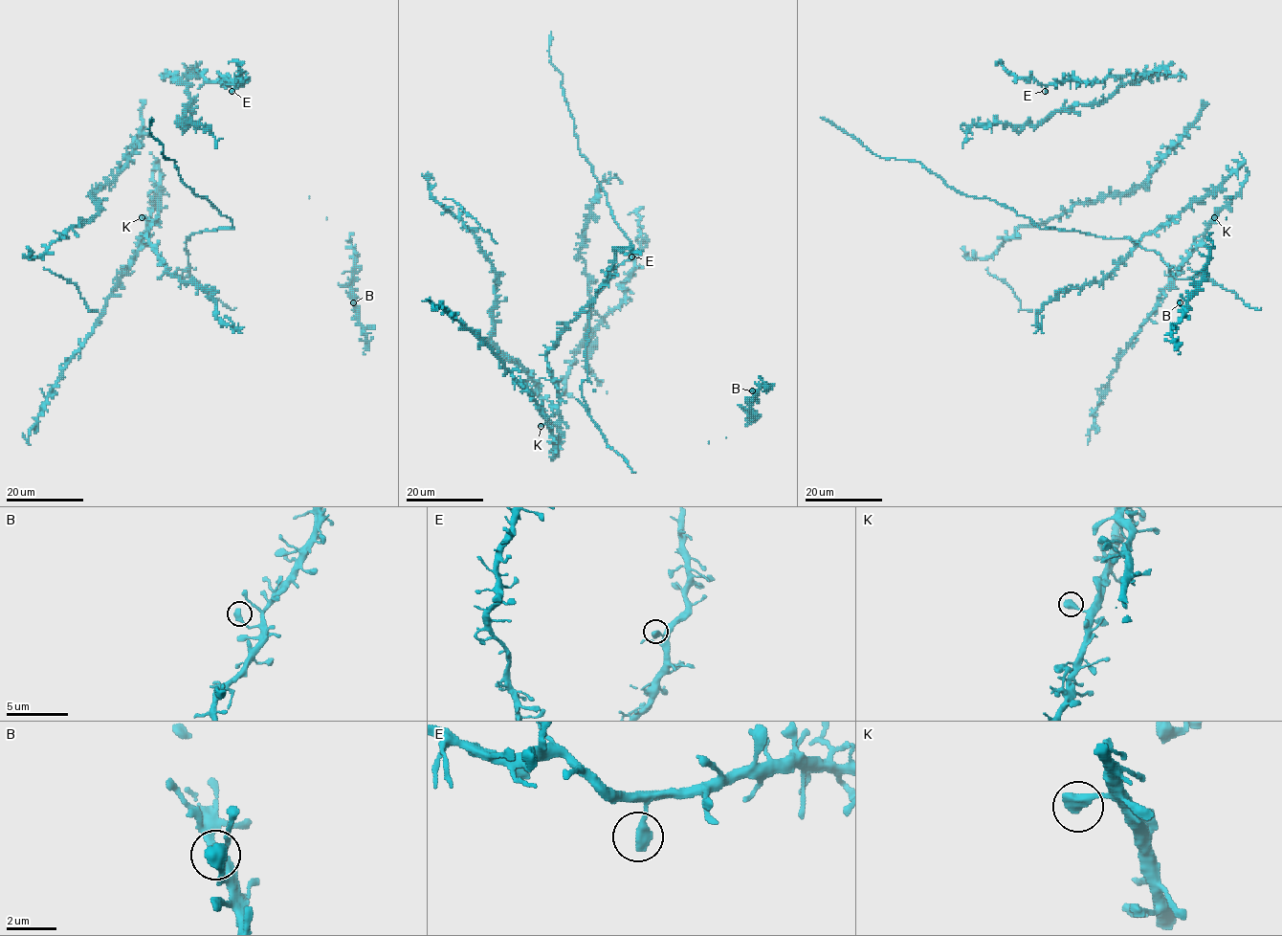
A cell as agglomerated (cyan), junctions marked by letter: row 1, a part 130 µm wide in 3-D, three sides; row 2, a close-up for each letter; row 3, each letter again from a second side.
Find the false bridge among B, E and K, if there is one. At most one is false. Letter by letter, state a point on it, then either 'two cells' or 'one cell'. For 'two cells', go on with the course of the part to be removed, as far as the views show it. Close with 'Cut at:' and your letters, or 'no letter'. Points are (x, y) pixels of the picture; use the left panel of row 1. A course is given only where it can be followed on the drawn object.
B: at (353, 302); one cell
E: at (232, 91); one cell
K: at (142, 217); one cell
Cut at: no letter

